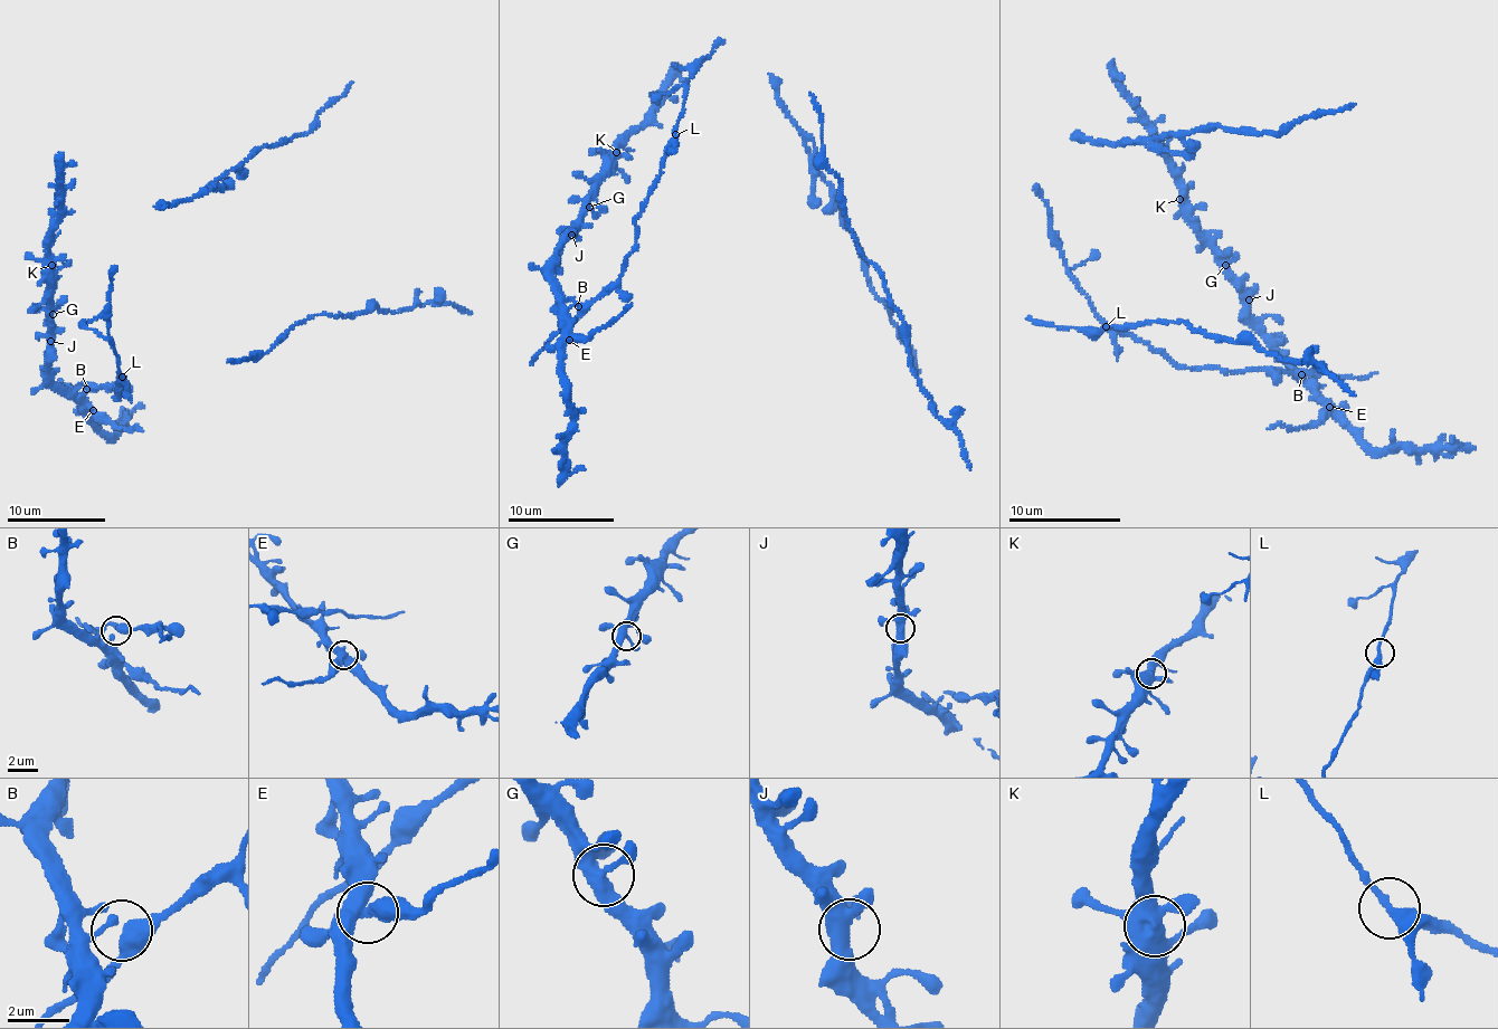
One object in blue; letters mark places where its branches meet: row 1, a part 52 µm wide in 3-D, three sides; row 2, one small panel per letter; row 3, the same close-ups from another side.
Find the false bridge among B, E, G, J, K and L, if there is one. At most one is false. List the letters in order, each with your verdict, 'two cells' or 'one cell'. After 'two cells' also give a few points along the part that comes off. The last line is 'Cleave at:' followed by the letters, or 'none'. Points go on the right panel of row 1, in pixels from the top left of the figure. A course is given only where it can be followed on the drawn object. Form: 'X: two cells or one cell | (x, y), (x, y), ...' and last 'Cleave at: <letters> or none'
B: one cell
E: two cells | (1329, 406), (1314, 425), (1267, 429)
G: one cell
J: one cell
K: one cell
L: one cell
Cleave at: E

